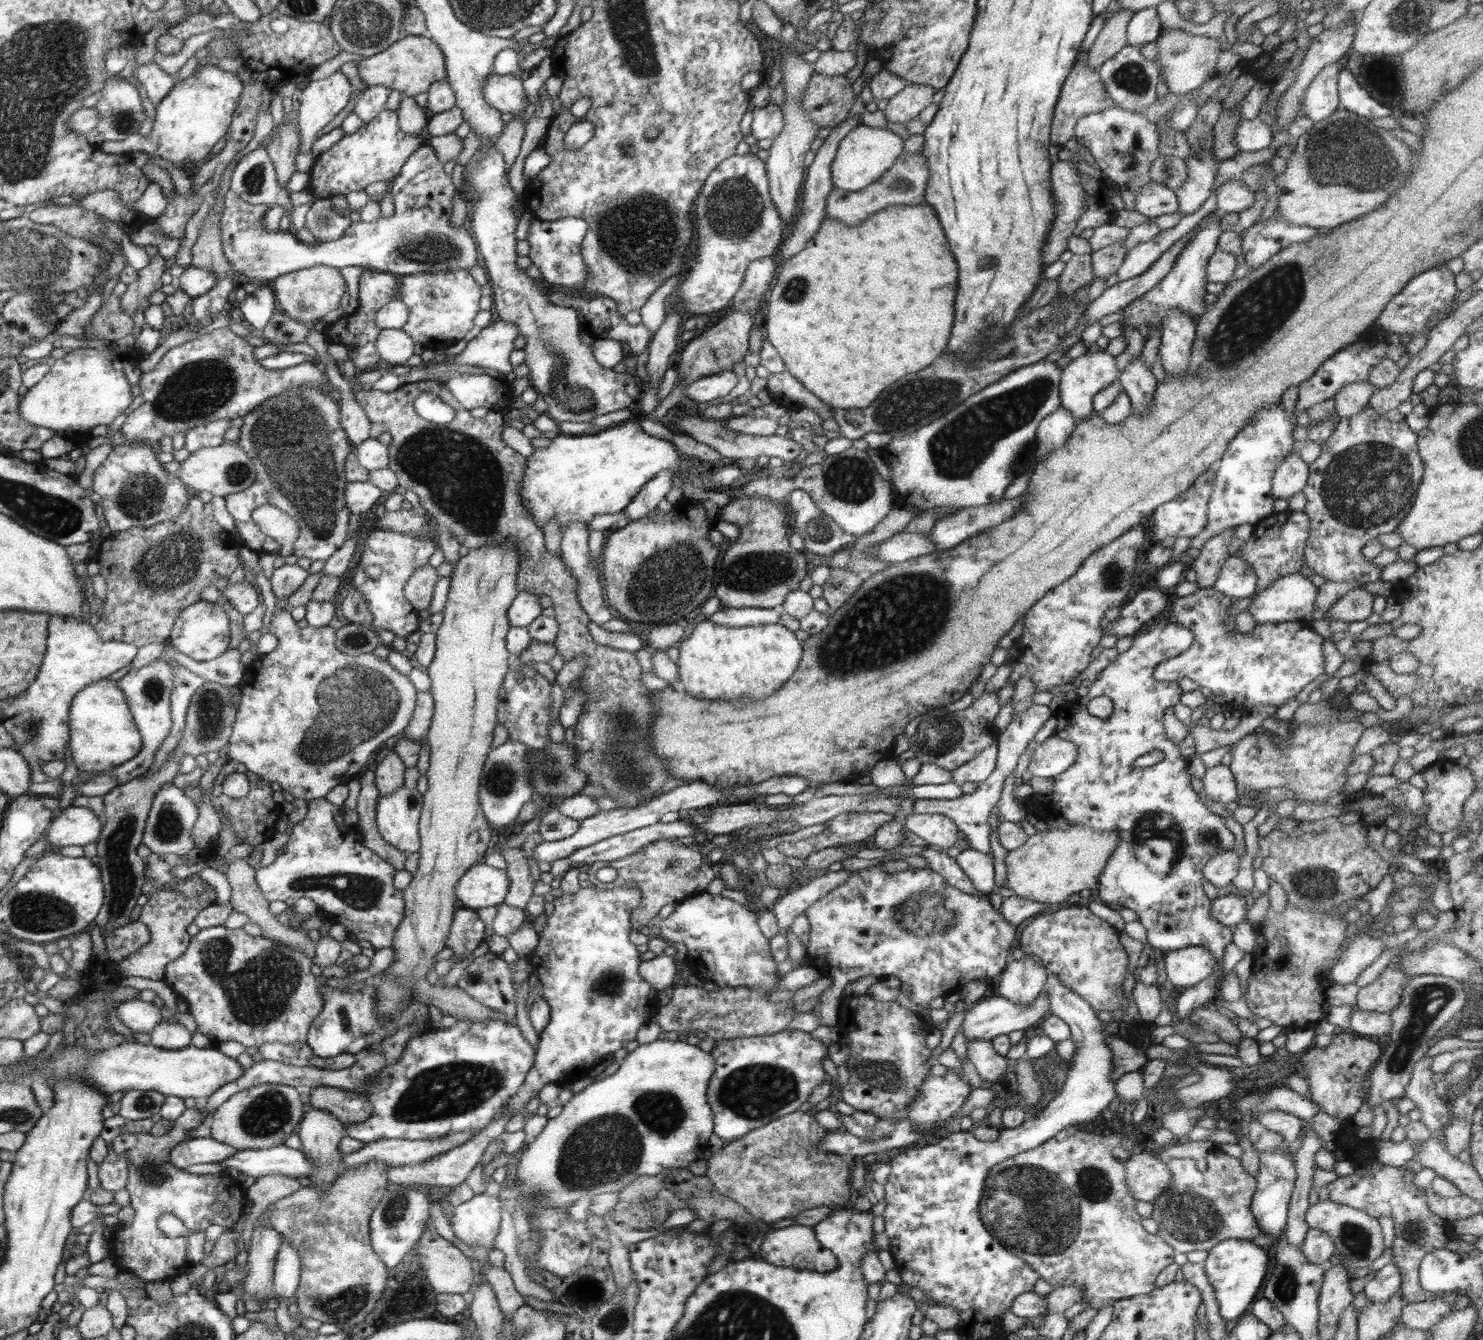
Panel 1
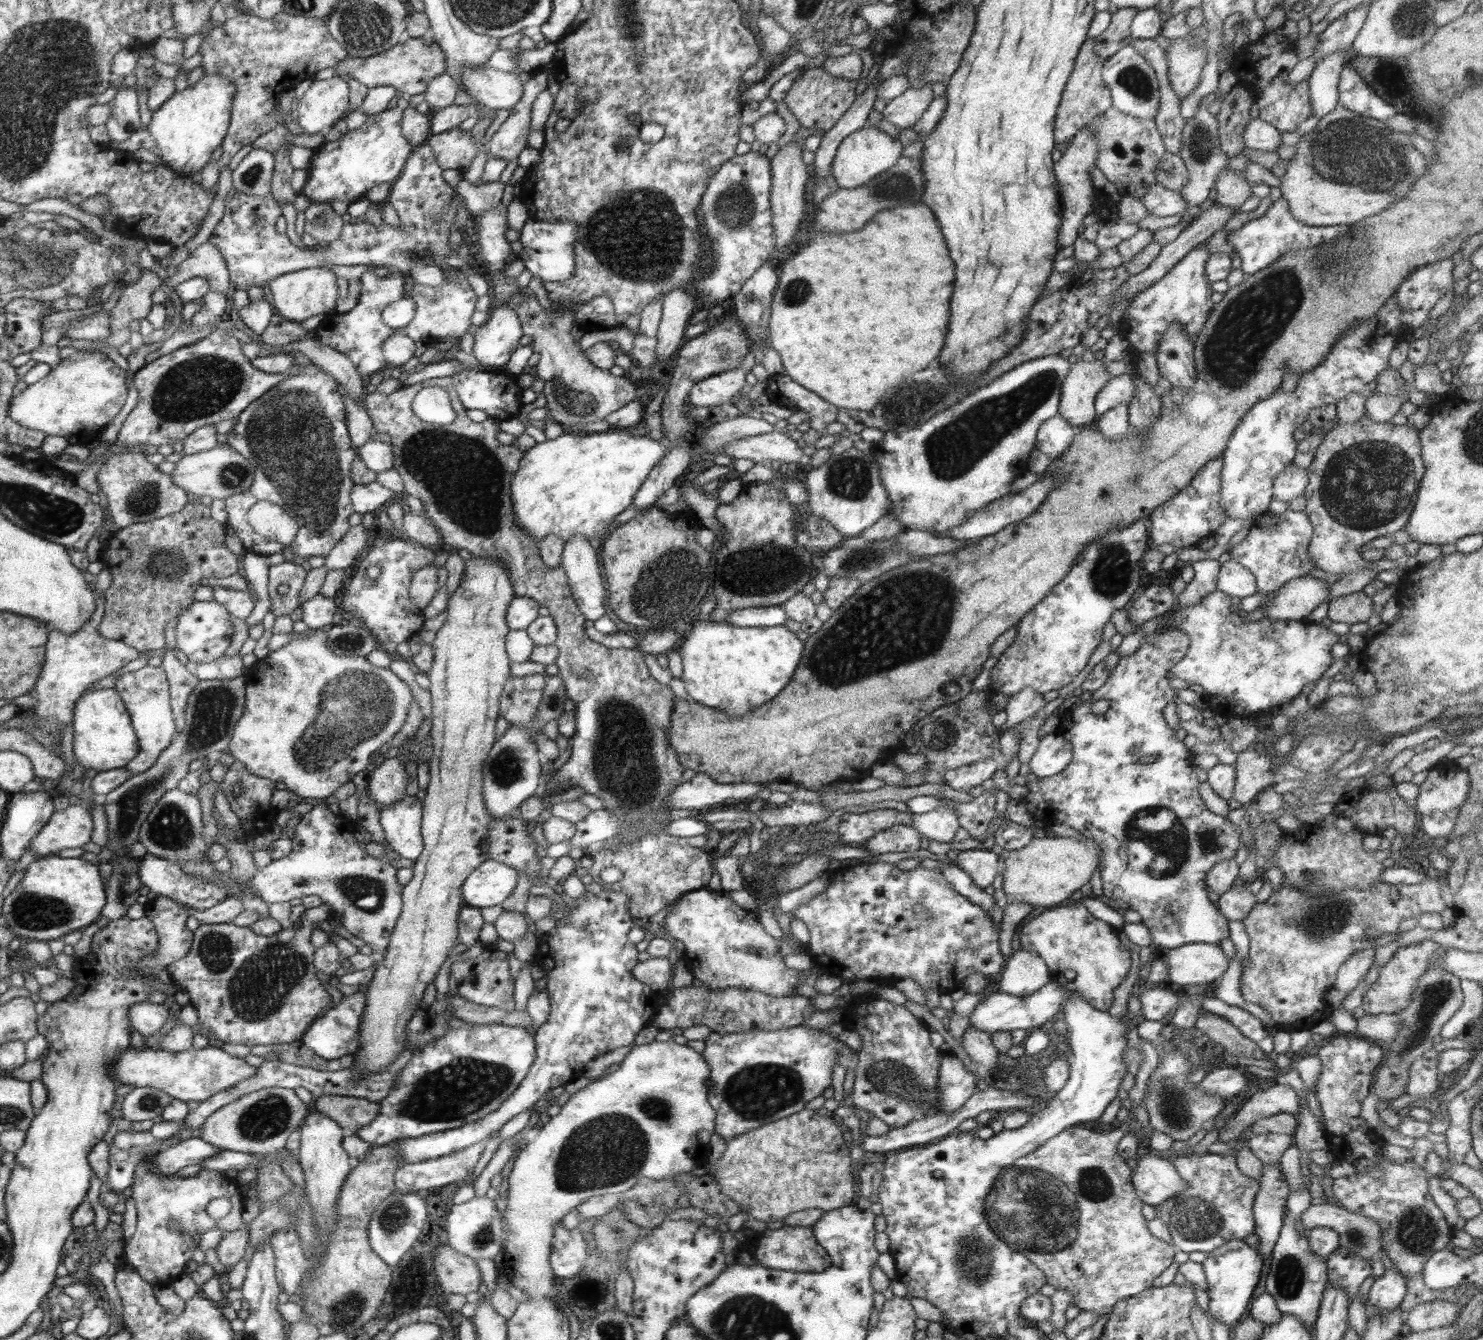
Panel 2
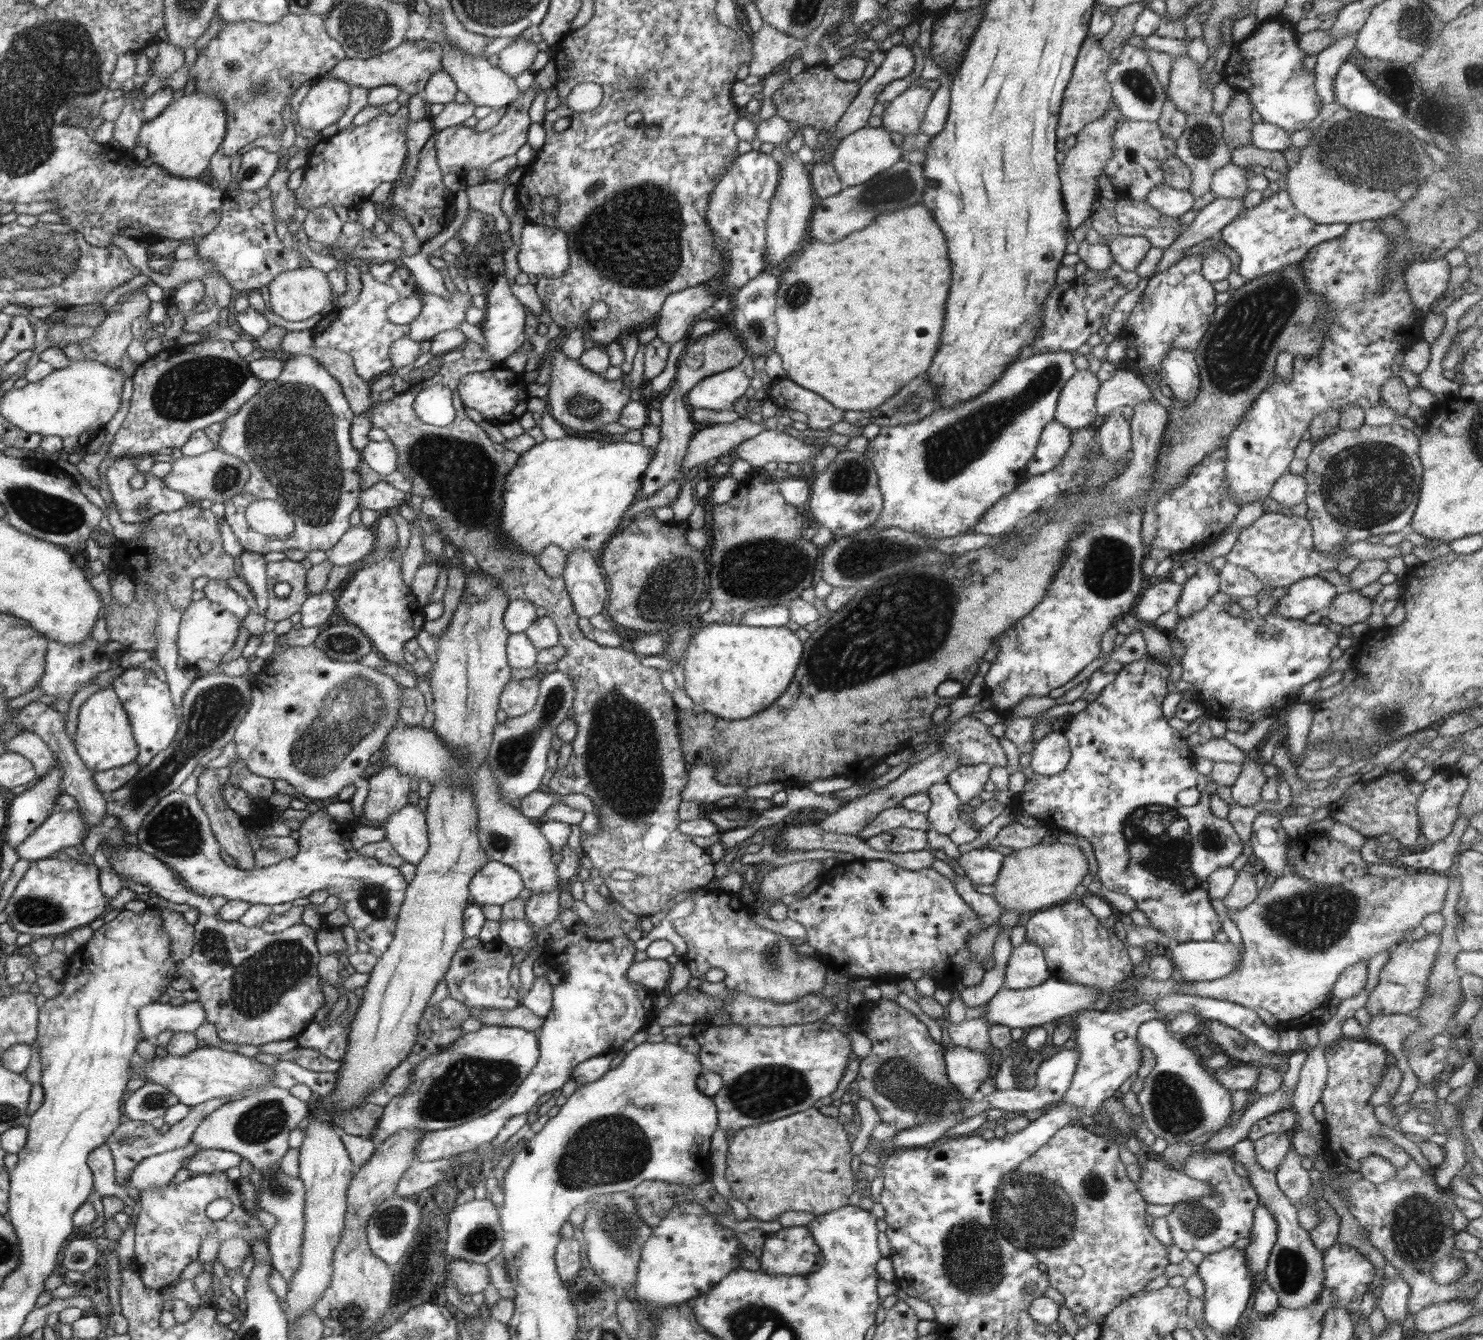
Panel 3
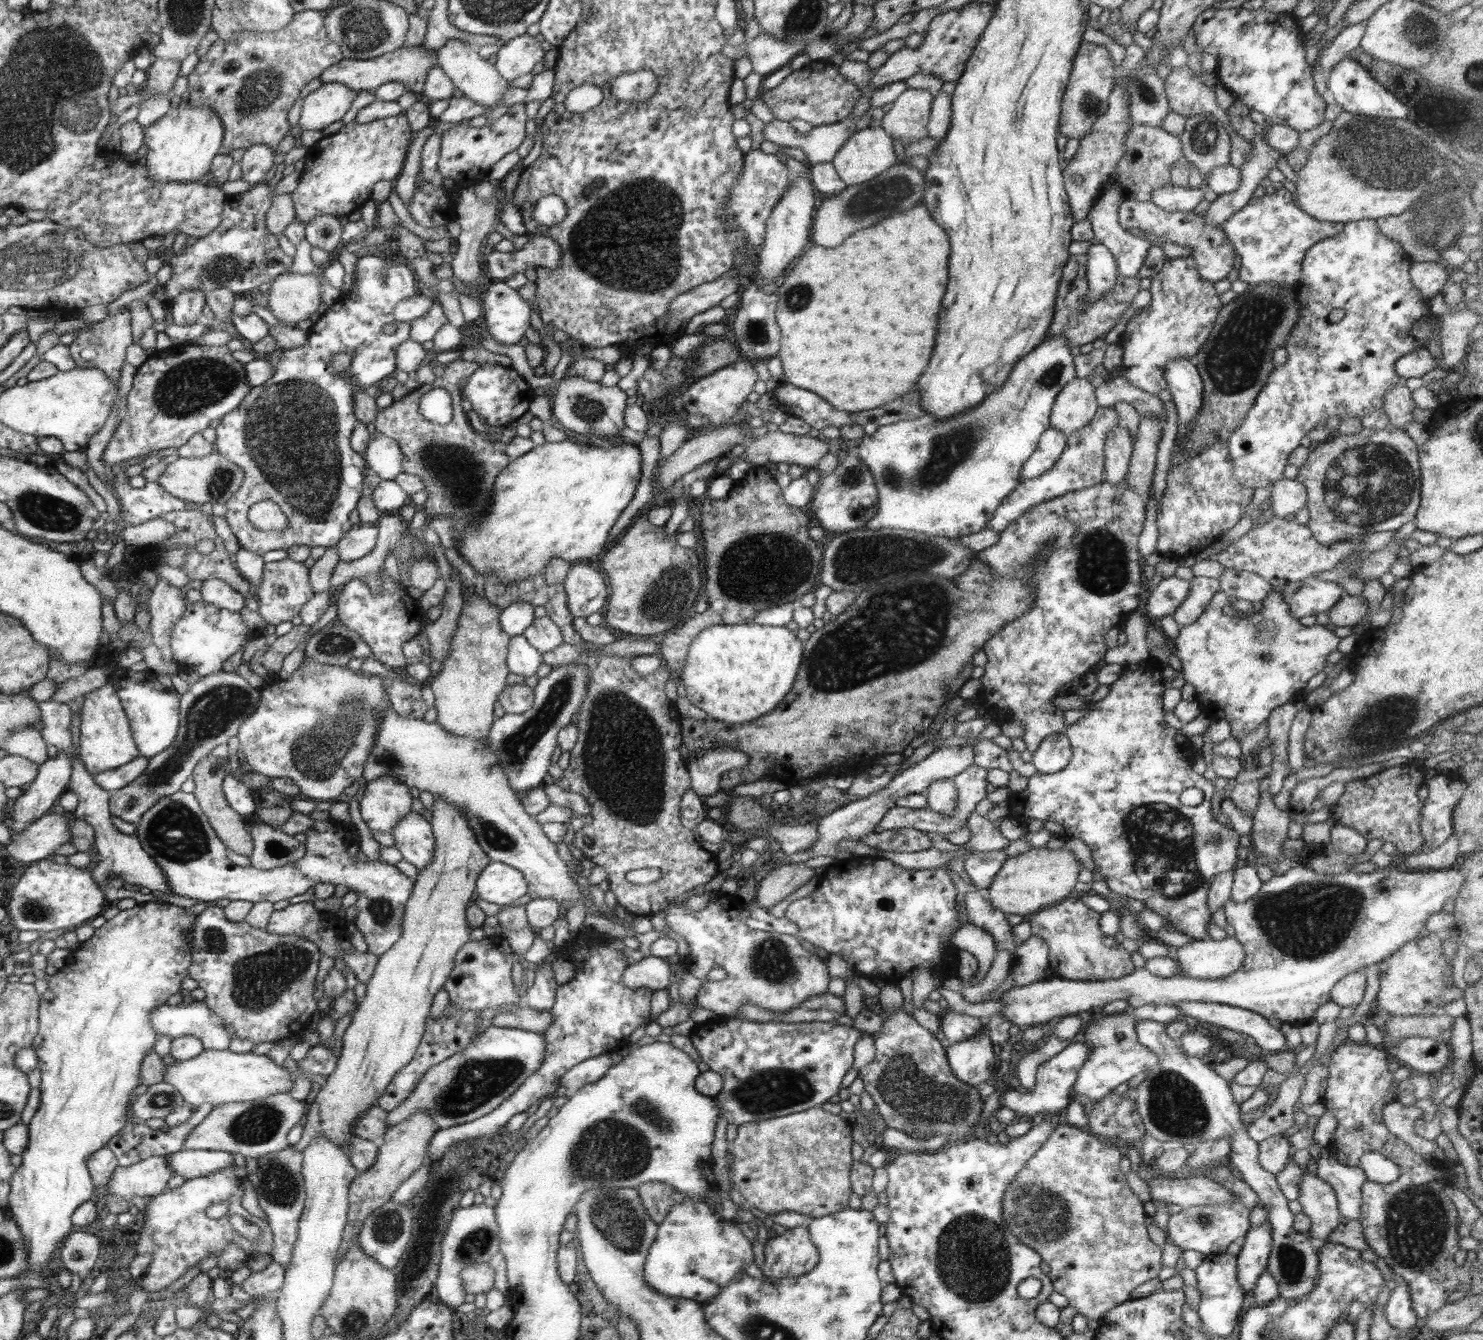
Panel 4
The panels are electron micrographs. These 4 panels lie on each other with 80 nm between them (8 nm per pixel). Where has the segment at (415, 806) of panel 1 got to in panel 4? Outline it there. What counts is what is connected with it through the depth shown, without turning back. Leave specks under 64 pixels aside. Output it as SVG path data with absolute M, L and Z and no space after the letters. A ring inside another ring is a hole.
M410 812L398 821L397 826L390 833L403 859L416 867L418 873L430 865L437 844L431 822L416 812Z

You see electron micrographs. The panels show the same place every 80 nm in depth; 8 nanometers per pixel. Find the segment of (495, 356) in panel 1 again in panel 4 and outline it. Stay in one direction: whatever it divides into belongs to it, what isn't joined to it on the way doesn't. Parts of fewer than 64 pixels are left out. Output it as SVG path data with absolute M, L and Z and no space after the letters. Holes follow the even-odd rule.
M493 281L488 292L478 296L484 312L484 334L500 344L518 344L531 328L531 306L522 297L506 282Z

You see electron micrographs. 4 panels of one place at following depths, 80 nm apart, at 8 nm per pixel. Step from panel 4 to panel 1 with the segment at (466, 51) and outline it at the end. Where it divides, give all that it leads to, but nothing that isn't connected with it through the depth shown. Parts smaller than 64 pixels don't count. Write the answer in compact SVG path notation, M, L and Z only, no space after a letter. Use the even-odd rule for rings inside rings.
M490 71L482 87L482 96L496 110L503 113L511 112L514 115L528 104L523 80L514 74L501 75L496 71Z

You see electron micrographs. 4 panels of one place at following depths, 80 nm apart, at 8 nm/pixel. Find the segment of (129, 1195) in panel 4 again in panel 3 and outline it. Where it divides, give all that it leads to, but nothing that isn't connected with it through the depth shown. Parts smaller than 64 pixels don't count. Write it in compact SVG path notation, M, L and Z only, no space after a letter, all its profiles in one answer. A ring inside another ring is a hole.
M190 1142L184 1148L145 1158L130 1172L124 1187L127 1189L130 1186L136 1190L162 1188L171 1182L176 1172L200 1149L197 1144Z

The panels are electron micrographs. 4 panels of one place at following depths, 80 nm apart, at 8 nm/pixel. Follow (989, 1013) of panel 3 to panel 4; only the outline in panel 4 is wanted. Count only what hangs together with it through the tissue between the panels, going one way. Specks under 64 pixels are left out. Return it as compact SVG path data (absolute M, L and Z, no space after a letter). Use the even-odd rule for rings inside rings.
M1299 865L1296 866L1296 868L1288 870L1284 874L1273 876L1268 880L1268 882L1264 882L1261 889L1252 898L1246 900L1246 902L1234 902L1230 900L1223 906L1224 914L1227 918L1227 924L1234 927L1234 938L1243 944L1246 953L1244 966L1230 976L1216 980L1204 980L1192 978L1191 976L1181 973L1176 976L1171 976L1170 978L1162 978L1153 975L1149 970L1146 970L1146 967L1135 968L1130 974L1127 974L1122 978L1108 979L1105 981L1077 981L1054 976L1050 979L1033 982L1026 986L1014 987L1007 993L1004 993L1004 996L998 1000L1003 1002L1002 1011L998 1014L1004 1016L1004 1018L1008 1018L1008 1022L1023 1028L1026 1025L1032 1026L1040 1025L1041 1023L1048 1023L1056 1017L1070 1017L1092 1011L1098 1012L1100 1008L1104 1007L1106 1004L1110 1004L1110 1002L1114 1002L1114 1000L1126 1000L1129 1004L1129 1008L1138 1008L1138 1006L1152 1003L1156 1005L1165 1004L1170 1006L1177 1004L1177 1002L1184 1002L1187 1000L1188 1002L1213 1002L1214 1004L1236 1006L1236 1008L1256 1012L1268 1020L1280 1020L1282 1021L1282 1024L1284 1022L1301 1026L1304 1023L1314 1021L1317 1008L1320 1008L1322 1004L1331 1001L1332 989L1343 976L1354 971L1358 972L1359 970L1365 970L1368 966L1372 966L1373 964L1377 964L1377 962L1382 962L1383 960L1390 958L1390 956L1392 956L1392 954L1394 954L1401 946L1404 946L1407 942L1416 940L1420 935L1422 935L1425 932L1425 924L1427 923L1427 920L1433 914L1442 912L1444 904L1446 904L1450 898L1455 898L1459 895L1460 887L1462 887L1462 885L1464 885L1464 874L1462 874L1457 865L1452 869L1430 870L1430 872L1414 872L1405 867L1395 869L1392 866L1389 866L1387 868L1377 869L1371 874L1370 872L1350 871L1344 872L1344 874L1334 875L1320 874L1320 872L1312 870L1310 866Z

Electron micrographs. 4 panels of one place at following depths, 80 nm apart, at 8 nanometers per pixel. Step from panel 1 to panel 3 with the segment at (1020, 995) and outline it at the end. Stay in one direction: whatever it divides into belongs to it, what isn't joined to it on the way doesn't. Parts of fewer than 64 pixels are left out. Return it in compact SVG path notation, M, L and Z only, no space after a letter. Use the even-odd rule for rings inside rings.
M1026 941L1014 947L1005 976L1005 987L1009 989L1040 986L1051 977L1044 951L1037 944Z

